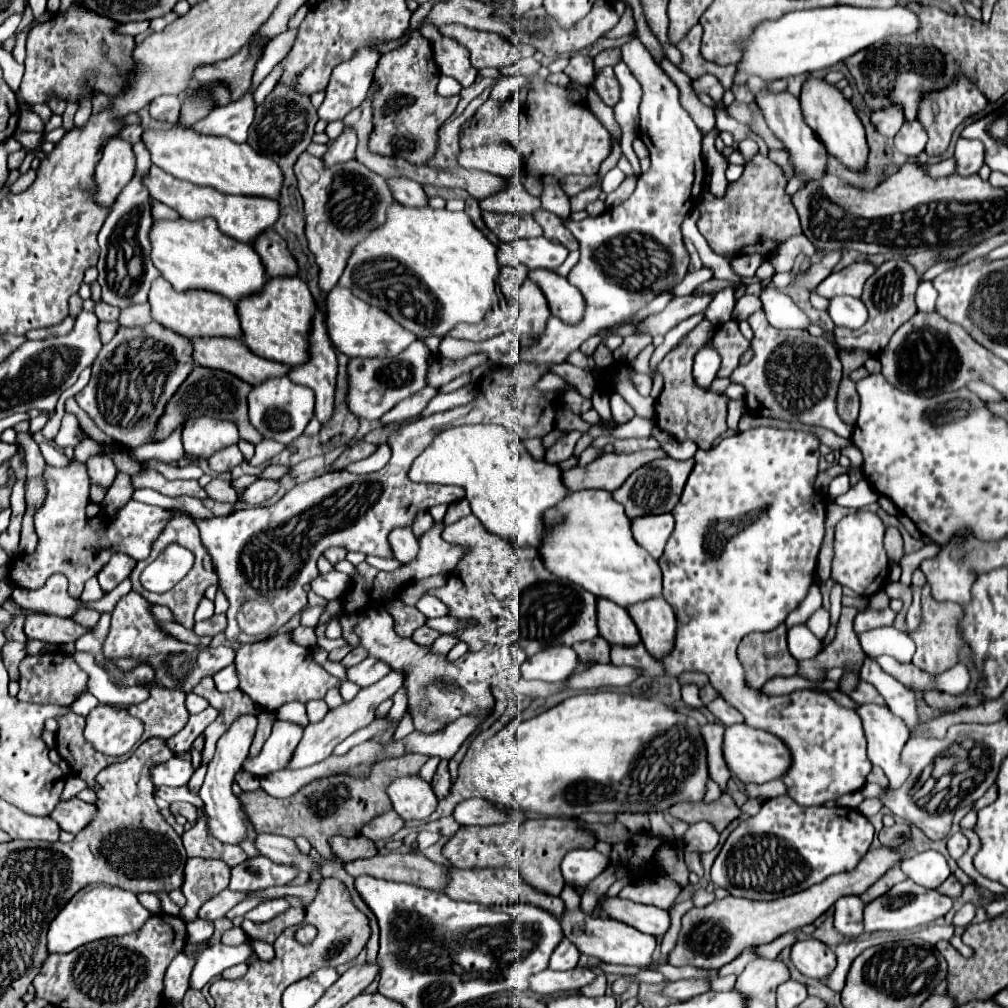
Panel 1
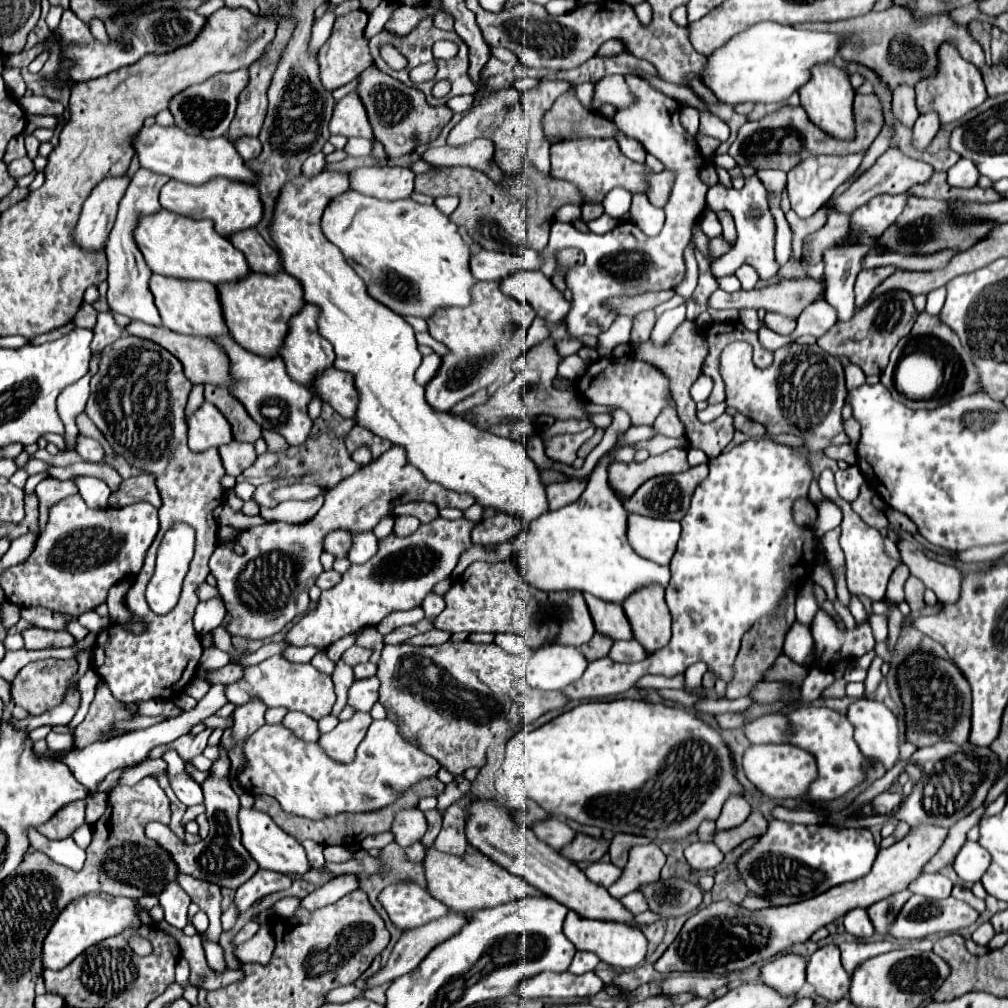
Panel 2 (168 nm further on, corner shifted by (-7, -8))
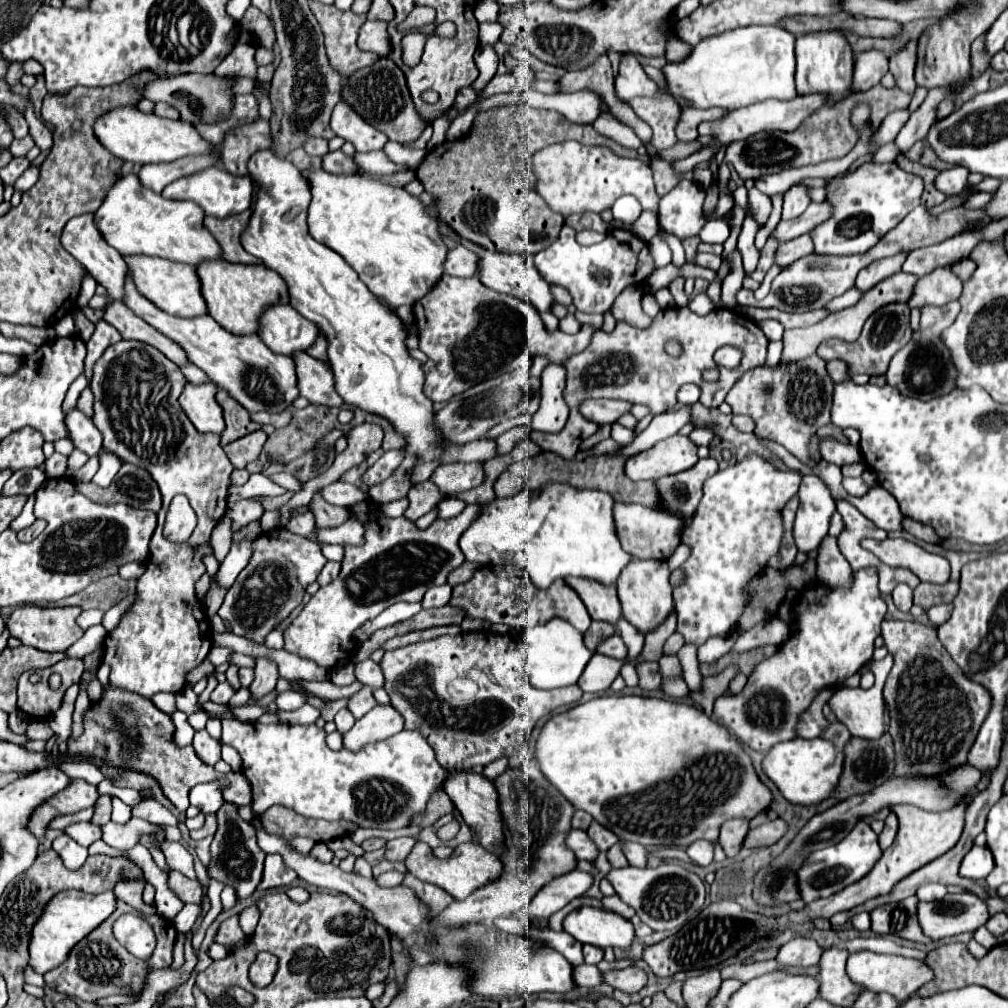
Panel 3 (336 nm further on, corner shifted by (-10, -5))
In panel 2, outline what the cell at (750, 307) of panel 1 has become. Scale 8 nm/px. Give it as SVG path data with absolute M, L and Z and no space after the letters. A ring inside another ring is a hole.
M766 312L766 318L764 318L766 326L780 332L780 334L792 334L794 328L796 328L796 320L794 318L788 318L788 316L782 316L782 314L776 314L776 312Z

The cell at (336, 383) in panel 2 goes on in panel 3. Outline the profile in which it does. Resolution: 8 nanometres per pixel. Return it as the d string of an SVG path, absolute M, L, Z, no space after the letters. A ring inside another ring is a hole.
M299 353L295 355L295 365L301 397L305 397L309 403L327 407L343 405L343 399L335 391L335 377L329 369L329 363L315 359L307 353Z

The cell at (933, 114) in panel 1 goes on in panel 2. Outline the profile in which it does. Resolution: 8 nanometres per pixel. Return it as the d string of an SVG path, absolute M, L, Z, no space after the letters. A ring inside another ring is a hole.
M944 42L944 46L940 46L940 70L936 72L936 76L920 80L916 84L916 106L918 106L918 112L926 114L930 110L936 110L940 114L940 122L942 124L958 120L968 110L980 106L986 98L988 98L988 94L986 94L980 70L976 66L972 66L970 62L966 62L958 54L956 46L952 46L952 42Z

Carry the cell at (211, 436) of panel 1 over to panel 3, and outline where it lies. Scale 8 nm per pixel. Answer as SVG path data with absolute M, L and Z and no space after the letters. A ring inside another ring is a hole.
M187 383L179 403L195 429L199 433L215 433L221 435L225 431L225 421L223 421L223 409L215 401L215 391L217 385L205 383L205 385L191 385Z

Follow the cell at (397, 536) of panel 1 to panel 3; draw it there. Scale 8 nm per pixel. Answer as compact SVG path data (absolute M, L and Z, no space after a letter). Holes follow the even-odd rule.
M425 481L425 483L413 485L409 489L407 499L409 499L409 507L405 511L405 517L415 523L419 517L423 517L425 513L429 513L441 501L441 495L439 495L439 491L437 491L435 485L431 485L429 481Z

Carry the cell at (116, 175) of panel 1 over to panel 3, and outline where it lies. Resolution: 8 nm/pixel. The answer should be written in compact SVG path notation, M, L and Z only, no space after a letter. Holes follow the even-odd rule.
M85 213L85 215L79 215L75 219L71 219L65 229L63 229L63 237L61 237L61 243L63 247L93 275L93 279L103 285L107 289L107 295L113 299L113 301L119 301L123 297L123 277L125 277L125 259L119 251L115 251L115 247L111 247L103 235L97 231L95 227L95 219L93 219L93 213Z

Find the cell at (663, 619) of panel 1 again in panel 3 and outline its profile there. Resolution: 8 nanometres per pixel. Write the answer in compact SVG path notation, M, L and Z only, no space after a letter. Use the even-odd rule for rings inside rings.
M643 559L631 561L629 567L623 569L623 575L619 575L617 593L623 607L623 617L641 633L649 633L657 629L673 613L667 561L643 561Z

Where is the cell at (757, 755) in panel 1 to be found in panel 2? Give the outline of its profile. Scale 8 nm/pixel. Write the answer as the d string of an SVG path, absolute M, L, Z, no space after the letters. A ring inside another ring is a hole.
M760 744L750 746L742 758L744 772L760 792L770 798L806 798L810 784L816 780L816 760L810 752L792 744Z

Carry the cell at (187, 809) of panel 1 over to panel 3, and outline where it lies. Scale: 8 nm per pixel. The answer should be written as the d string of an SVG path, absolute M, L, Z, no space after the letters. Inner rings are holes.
M207 814L203 827L197 831L191 831L193 839L203 839L215 834L215 814Z

